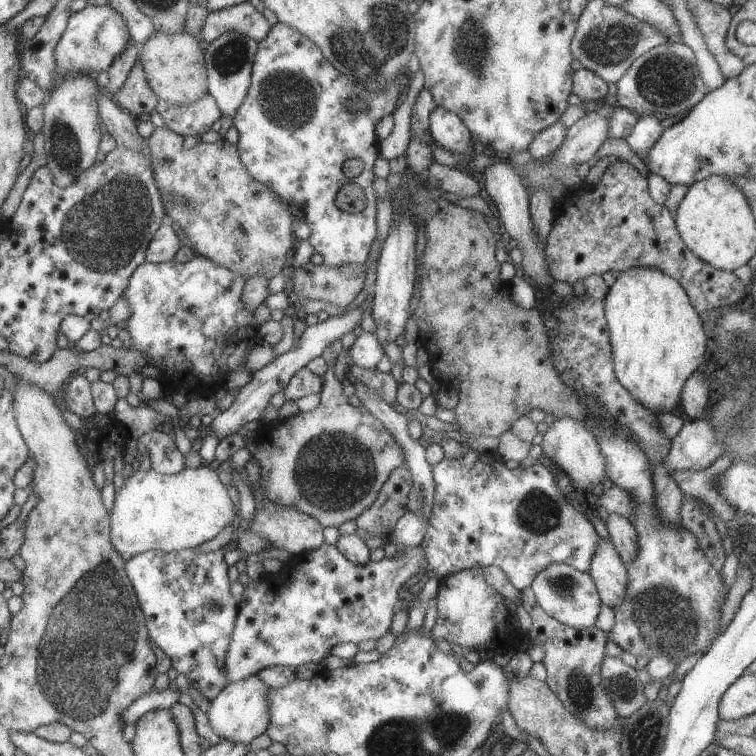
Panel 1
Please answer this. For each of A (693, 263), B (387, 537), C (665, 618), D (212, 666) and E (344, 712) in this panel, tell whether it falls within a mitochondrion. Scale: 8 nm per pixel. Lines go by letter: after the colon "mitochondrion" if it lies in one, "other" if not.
A: other
B: other
C: mitochondrion
D: other
E: other

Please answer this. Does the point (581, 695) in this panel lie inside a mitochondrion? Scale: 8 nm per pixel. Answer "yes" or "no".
yes

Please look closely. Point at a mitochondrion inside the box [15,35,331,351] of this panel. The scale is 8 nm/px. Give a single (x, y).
(101, 233)

